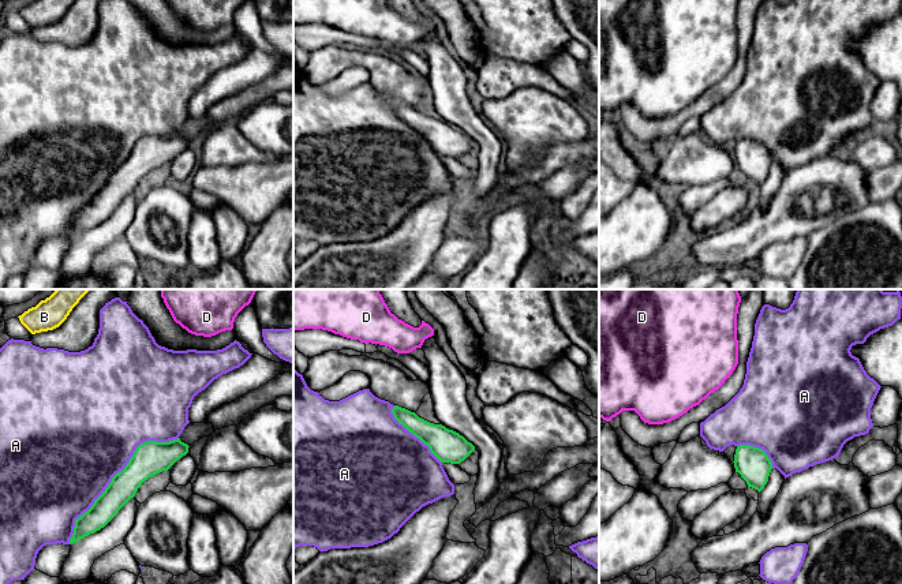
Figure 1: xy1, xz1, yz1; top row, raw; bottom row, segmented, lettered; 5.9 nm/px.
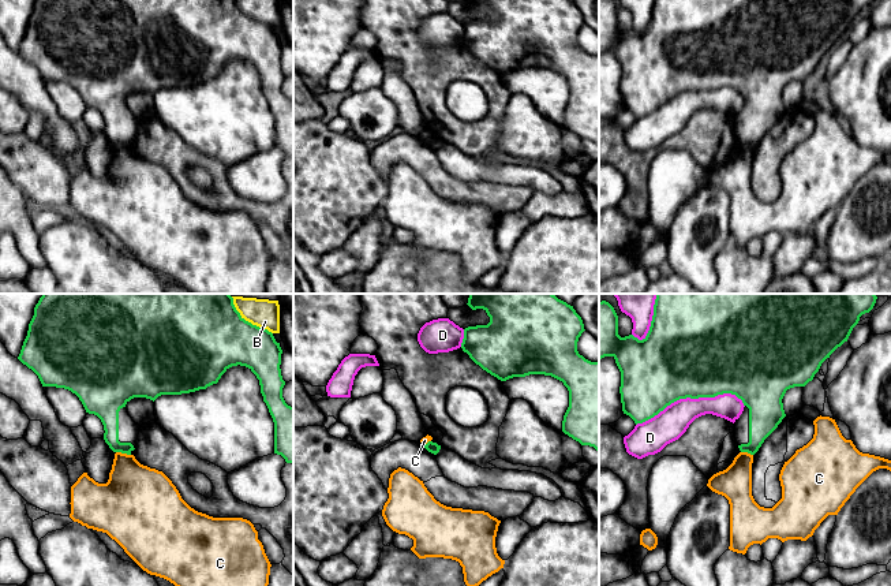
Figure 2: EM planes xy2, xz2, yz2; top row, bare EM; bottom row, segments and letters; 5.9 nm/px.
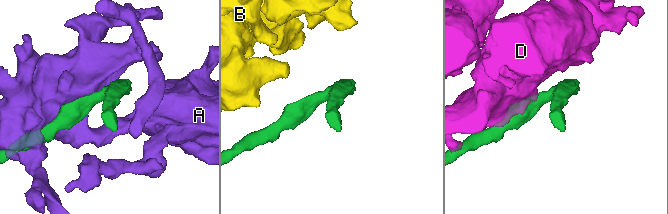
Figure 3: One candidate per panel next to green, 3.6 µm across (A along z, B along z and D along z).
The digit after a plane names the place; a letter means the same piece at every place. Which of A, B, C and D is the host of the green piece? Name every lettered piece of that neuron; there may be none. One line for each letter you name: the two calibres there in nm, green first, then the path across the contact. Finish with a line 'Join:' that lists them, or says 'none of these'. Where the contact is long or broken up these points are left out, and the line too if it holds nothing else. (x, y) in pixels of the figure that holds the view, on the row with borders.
A: calibres 200 and 500 nm
Join: A

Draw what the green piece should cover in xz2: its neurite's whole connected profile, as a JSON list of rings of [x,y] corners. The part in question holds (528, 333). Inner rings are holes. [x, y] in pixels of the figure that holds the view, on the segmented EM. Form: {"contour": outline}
{"contour": [[[469,294],[467,305],[472,310],[483,309],[490,322],[464,329],[463,351],[501,381],[529,374],[562,381],[569,391],[562,432],[599,451],[599,362],[591,362],[577,351],[579,337],[585,329],[573,306],[554,294]]]}

